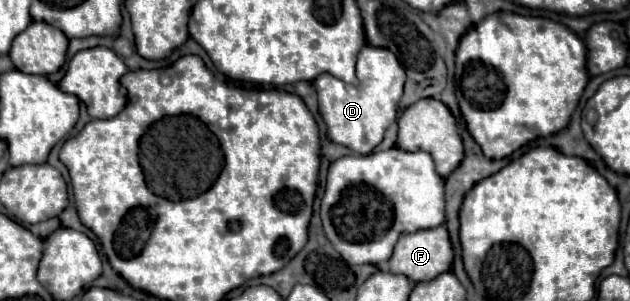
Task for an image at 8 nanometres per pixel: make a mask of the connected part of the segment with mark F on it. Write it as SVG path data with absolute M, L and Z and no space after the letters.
M437 226L429 230L417 230L413 234L401 234L399 242L395 244L393 256L389 260L389 270L407 276L413 282L421 282L447 272L451 268L451 262L453 262L453 250L451 250L447 228Z

